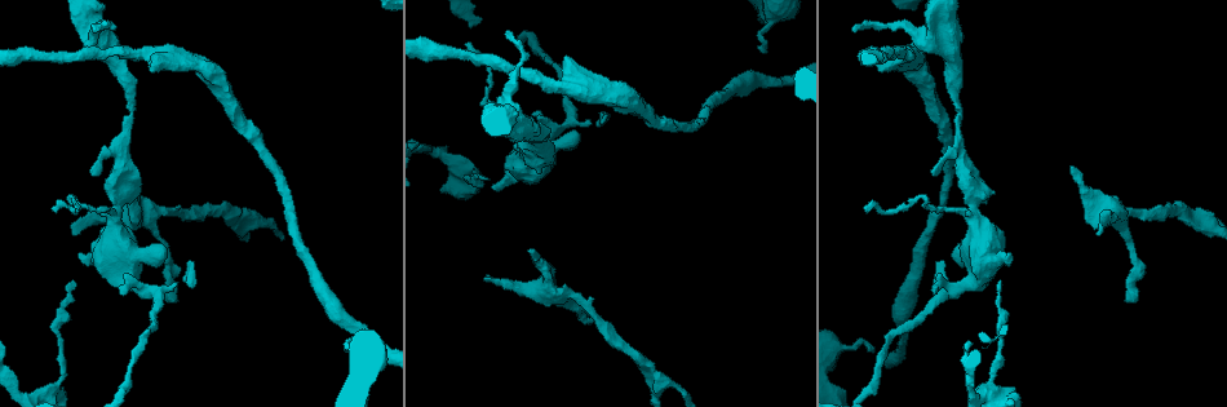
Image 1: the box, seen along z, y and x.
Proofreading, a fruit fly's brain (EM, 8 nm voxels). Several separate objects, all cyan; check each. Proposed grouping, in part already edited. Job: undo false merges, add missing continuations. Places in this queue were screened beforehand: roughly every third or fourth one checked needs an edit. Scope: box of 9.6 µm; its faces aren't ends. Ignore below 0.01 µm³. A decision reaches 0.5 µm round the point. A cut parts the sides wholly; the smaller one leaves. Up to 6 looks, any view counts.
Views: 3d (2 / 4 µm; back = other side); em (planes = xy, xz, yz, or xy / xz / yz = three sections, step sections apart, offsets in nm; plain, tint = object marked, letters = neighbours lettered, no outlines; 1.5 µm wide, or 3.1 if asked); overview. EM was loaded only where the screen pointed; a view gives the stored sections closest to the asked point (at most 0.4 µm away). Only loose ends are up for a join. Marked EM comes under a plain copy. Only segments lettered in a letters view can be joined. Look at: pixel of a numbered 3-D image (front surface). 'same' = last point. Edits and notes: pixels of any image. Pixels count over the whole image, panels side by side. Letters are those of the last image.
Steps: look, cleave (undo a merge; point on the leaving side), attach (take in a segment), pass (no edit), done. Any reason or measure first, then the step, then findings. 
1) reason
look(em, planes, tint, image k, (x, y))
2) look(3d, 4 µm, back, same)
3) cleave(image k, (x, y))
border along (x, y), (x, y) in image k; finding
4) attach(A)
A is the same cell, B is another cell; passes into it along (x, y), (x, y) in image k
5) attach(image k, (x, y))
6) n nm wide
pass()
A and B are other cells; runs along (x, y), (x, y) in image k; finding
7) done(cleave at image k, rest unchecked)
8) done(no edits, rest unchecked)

free end
look(3d, 4 µm, image 1, (488, 278))

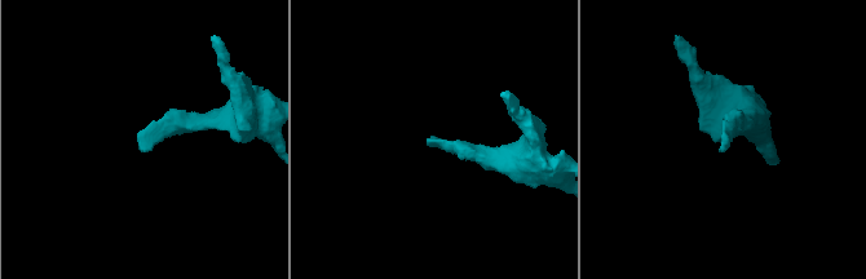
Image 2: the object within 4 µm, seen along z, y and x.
look(em, planes, tint, image 2, (430, 140))

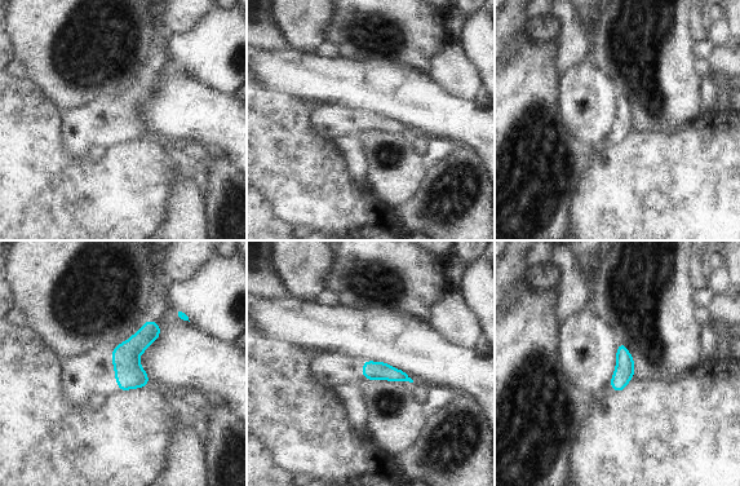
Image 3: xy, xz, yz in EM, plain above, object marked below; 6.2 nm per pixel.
see the neighbours
look(em, planes, letters, same)

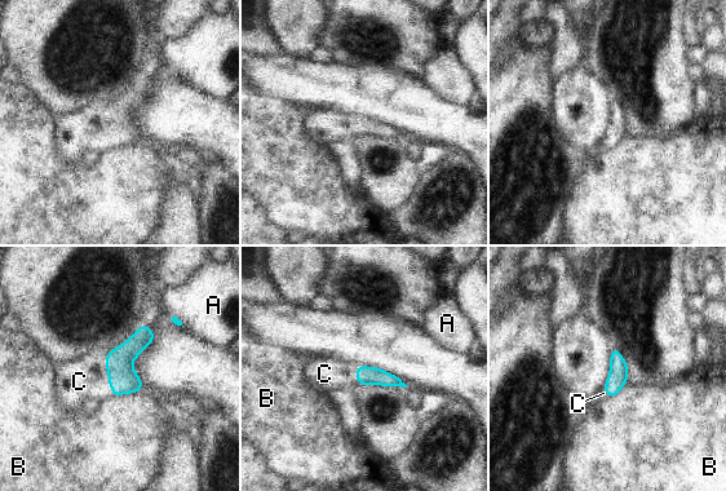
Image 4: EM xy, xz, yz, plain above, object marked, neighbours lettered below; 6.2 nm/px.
attach(C)
C is the same cell, A and B are other cells; passes into it along (123, 379), (109, 374), (79, 381) in image 4; it goes on there

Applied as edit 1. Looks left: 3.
branch stops here
look(3d, 4 µm, image 1, (1001, 282))

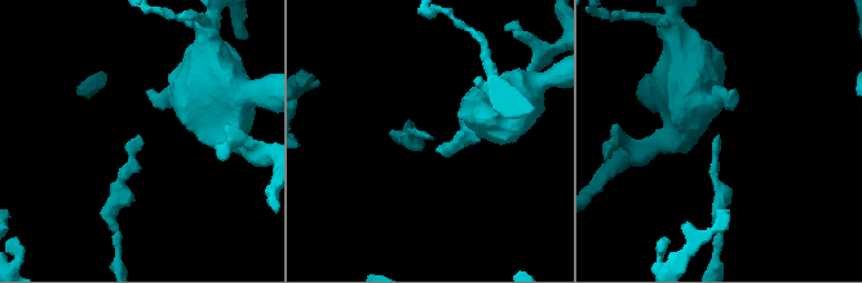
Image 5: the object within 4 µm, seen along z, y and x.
now the EM
look(em, planes, tint, image 5, (429, 137))

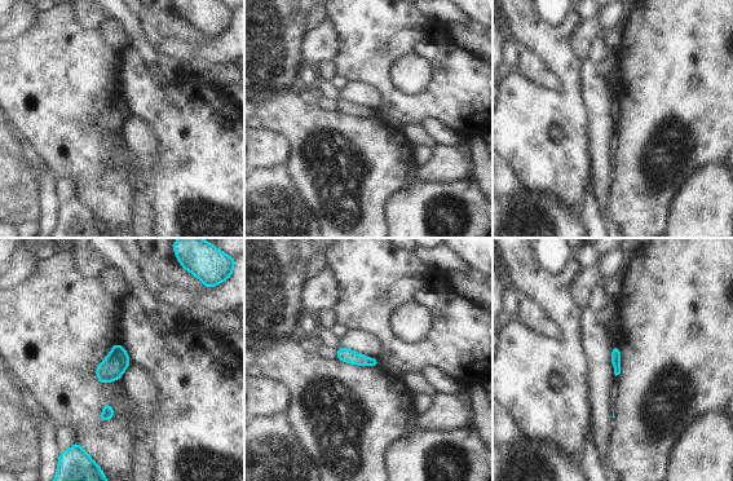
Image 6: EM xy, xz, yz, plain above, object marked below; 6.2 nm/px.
see the neighbours
look(em, planes, letters, same)

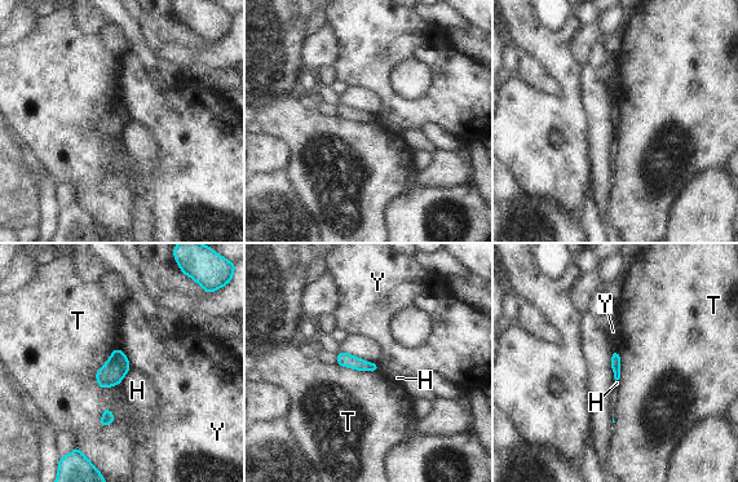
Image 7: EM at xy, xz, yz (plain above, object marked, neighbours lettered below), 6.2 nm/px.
pass()
H, T and Y are other cells; border along (120, 349), (96, 374), (102, 389) in image 7; no lettered segment goes on from it

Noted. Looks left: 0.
done(attach at image 4, rest unchecked)

